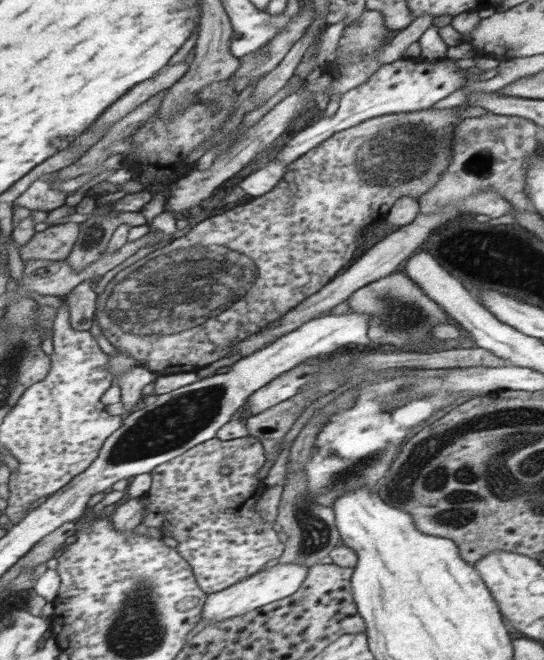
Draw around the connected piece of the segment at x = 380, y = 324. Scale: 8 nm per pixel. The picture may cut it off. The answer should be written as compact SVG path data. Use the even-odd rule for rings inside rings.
M402 269L359 288L348 298L350 311L354 314L370 314L367 336L372 342L390 344L396 348L408 348L435 340L430 331L438 323L447 323L448 314L432 300Z

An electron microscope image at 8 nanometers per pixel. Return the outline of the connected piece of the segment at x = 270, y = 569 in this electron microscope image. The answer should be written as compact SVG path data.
M274 562L264 568L264 570L252 574L252 576L229 586L225 590L220 590L207 596L202 608L201 619L205 619L206 624L216 624L216 621L228 620L228 618L243 616L251 610L258 609L264 605L274 604L283 598L291 597L300 589L304 578L307 577L308 567L302 563L278 563Z

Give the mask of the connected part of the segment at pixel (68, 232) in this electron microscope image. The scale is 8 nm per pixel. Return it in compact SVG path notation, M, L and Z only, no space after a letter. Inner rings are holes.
M75 222L53 225L35 232L27 244L18 248L20 257L23 262L30 259L64 261L71 254L79 232L80 224Z

